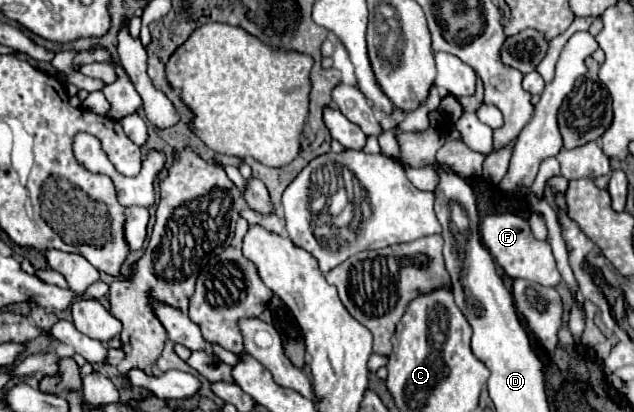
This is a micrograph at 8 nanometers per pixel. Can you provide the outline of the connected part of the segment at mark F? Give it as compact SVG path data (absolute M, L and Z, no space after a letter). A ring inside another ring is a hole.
M513 212L489 214L481 220L481 240L491 252L491 256L501 264L501 268L511 278L525 278L539 282L543 286L557 286L561 282L561 274L555 266L555 258L551 254L551 246L547 240L535 240L529 228L529 222Z

